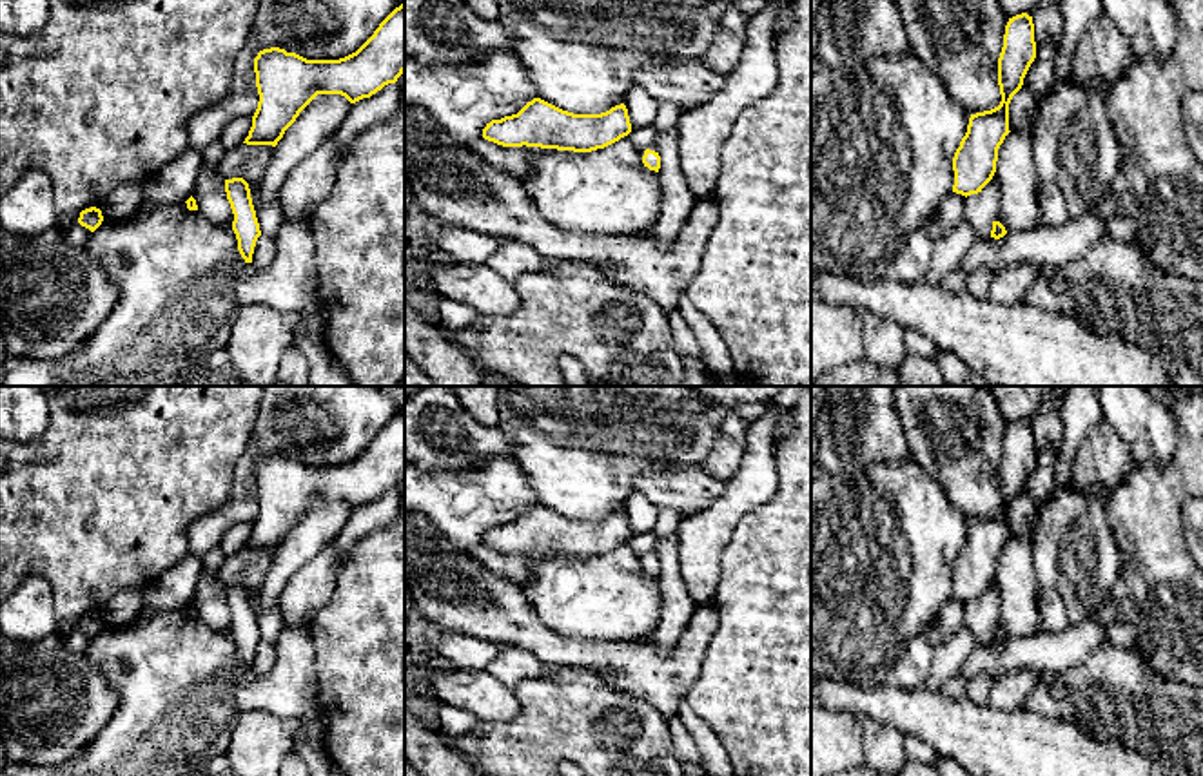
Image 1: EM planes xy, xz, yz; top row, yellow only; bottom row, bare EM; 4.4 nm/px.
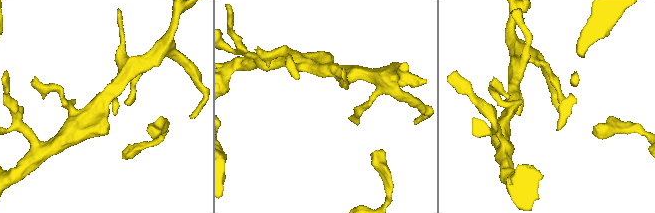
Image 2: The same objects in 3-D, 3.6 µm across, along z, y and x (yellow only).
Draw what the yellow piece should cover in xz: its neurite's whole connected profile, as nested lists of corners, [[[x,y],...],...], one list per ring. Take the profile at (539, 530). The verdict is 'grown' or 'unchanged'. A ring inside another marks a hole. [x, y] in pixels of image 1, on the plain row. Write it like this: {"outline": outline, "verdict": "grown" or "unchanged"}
{"outline": [[[533,504],[517,520],[486,529],[483,544],[503,553],[592,558],[630,538],[631,529],[624,509],[601,520],[573,520]]], "verdict": "unchanged"}

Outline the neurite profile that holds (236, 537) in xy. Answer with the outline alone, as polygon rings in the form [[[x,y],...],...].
[[[240,522],[232,526],[221,538],[220,549],[225,555],[234,555],[245,548],[252,533],[252,522]]]

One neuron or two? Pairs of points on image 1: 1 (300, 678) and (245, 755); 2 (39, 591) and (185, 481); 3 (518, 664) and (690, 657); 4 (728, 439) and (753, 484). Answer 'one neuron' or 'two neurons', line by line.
1: two neurons
2: two neurons
3: two neurons
4: two neurons

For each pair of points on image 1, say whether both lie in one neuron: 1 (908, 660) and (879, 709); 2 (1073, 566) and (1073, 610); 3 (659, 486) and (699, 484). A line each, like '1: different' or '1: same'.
1: different
2: same
3: same

